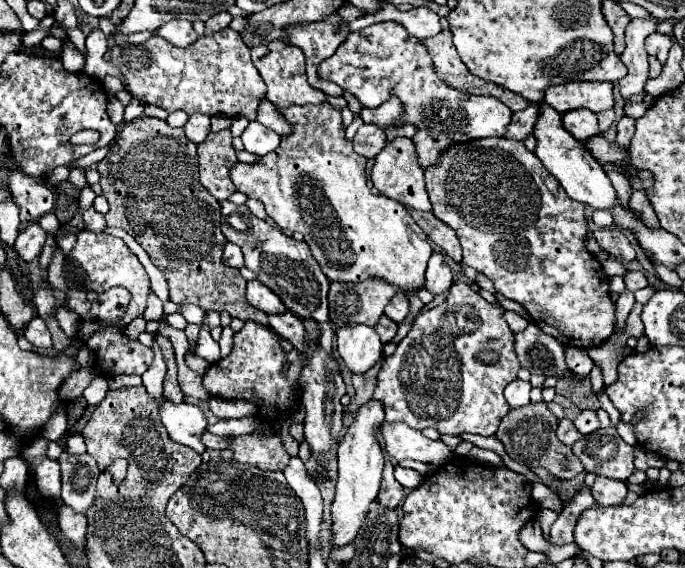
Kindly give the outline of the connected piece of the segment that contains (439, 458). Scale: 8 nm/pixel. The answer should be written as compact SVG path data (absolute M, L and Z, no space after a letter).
M382 421L378 427L384 451L394 459L414 459L422 463L442 465L450 459L450 449L442 441L426 439L420 431L408 427L406 423Z

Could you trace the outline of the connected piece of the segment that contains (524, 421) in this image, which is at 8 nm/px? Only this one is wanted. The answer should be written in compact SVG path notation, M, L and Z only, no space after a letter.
M544 401L528 403L524 407L516 407L508 411L508 415L502 419L496 431L496 437L514 461L532 465L532 467L544 467L548 473L552 473L558 479L572 479L574 475L582 473L584 467L580 459L572 453L572 447L556 439L556 427L558 427L558 421Z

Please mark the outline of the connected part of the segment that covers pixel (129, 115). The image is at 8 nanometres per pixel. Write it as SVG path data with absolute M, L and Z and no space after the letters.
M132 95L132 101L130 101L130 105L126 107L126 115L124 115L124 121L118 125L118 131L122 131L122 127L128 123L128 121L132 121L132 119L136 119L140 115L140 101Z

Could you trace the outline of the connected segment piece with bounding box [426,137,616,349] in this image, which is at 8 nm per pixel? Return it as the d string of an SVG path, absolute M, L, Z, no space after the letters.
M500 137L500 139L478 139L478 141L472 141L472 143L452 145L452 149L448 149L448 151L444 151L444 155L440 155L438 165L430 167L426 171L426 187L428 187L430 203L434 207L432 213L456 231L456 235L462 243L462 249L464 249L464 263L474 267L476 271L484 273L486 277L490 277L494 281L494 289L498 293L502 293L506 299L520 303L546 335L552 335L554 339L558 339L566 347L590 349L590 347L596 347L596 345L604 343L616 331L616 315L614 315L616 313L616 303L610 299L608 275L602 271L602 267L594 259L594 255L590 255L584 247L584 237L588 233L588 227L586 227L588 223L584 219L584 205L574 201L574 199L568 199L566 191L556 183L556 179L552 179L552 175L548 175L548 171L540 163L540 159L536 159L536 155L532 151L528 151L524 147L524 143L512 143L510 139Z

